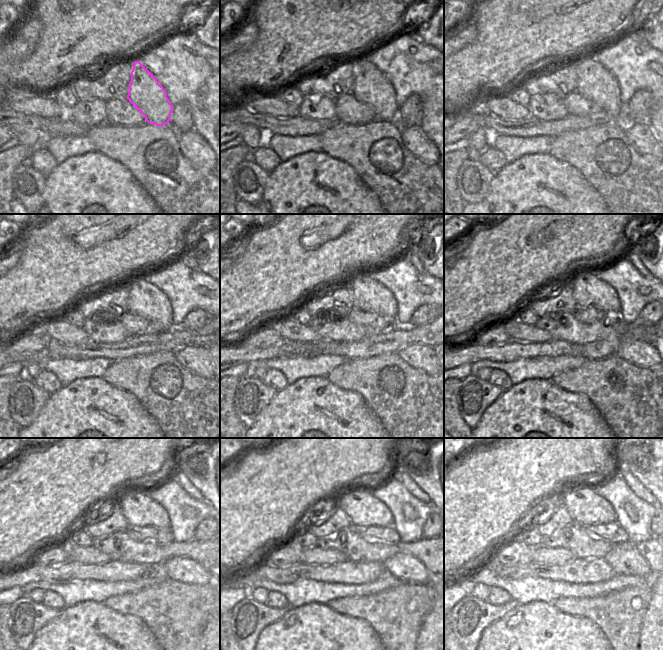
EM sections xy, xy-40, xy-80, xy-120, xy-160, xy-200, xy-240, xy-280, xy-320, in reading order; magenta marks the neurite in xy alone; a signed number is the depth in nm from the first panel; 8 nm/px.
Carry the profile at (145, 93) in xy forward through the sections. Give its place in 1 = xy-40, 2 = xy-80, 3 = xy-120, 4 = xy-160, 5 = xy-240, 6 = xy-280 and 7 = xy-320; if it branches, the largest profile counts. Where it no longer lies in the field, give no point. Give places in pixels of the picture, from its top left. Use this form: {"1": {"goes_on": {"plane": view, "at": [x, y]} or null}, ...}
{"1": {"goes_on": {"plane": "xy-40", "at": [371, 87]}}, "2": {"goes_on": {"plane": "xy-80", "at": [594, 82]}}, "3": {"goes_on": {"plane": "xy-120", "at": [145, 300]}}, "4": {"goes_on": {"plane": "xy-160", "at": [369, 295]}}, "5": {"goes_on": {"plane": "xy-240", "at": [137, 507]}}, "6": {"goes_on": {"plane": "xy-280", "at": [363, 509]}}, "7": {"goes_on": {"plane": "xy-320", "at": [586, 507]}}}

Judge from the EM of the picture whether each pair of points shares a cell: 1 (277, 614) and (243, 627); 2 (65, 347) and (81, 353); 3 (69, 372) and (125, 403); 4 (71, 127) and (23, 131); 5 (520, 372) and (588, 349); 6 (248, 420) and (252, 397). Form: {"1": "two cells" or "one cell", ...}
{"1": "one cell", "2": "one cell", "3": "two cells", "4": "two cells", "5": "two cells", "6": "one cell"}

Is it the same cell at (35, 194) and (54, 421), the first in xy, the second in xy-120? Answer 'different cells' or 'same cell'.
different cells

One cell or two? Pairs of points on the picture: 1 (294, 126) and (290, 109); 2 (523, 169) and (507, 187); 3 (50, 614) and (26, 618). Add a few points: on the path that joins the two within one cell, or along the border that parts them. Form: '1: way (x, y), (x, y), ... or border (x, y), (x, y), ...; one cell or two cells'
1: border (298, 115), (291, 117), (268, 116); two cells
2: way (521, 173), (511, 183); one cell
3: way (44, 615), (32, 616); one cell

